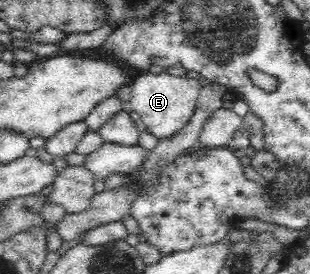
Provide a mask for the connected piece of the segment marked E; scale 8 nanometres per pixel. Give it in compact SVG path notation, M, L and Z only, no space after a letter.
M146 72L134 77L126 102L132 105L133 115L137 117L144 130L154 134L158 139L170 138L192 118L200 88L200 83L194 75L180 77L168 73Z

